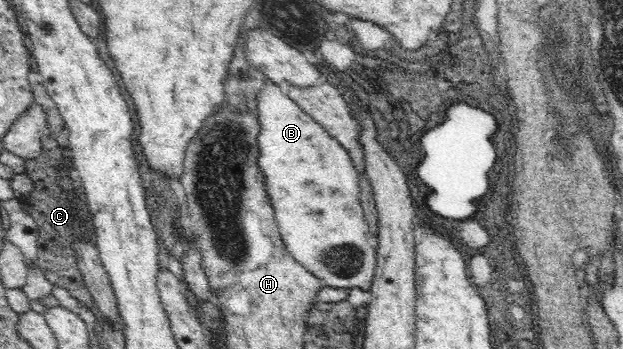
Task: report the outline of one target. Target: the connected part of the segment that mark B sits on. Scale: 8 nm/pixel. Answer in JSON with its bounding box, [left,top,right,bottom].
[256,82,378,306]

